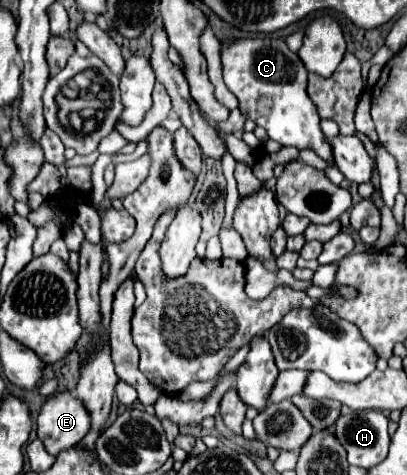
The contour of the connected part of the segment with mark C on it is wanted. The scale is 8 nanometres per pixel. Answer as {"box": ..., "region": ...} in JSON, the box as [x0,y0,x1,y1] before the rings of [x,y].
{"box":[222,37,334,167],"region":[[[256,37],[226,41],[222,47],[224,83],[238,97],[240,111],[246,119],[264,127],[270,139],[280,145],[292,145],[296,149],[312,149],[330,167],[334,167],[332,147],[320,129],[320,117],[316,105],[306,93],[308,71],[300,57],[292,53],[282,39]]]}

